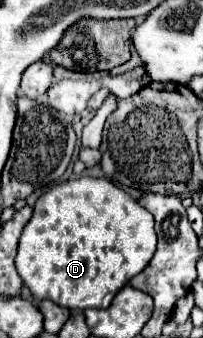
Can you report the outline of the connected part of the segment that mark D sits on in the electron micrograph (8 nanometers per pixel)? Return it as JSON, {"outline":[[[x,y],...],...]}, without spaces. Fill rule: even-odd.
{"outline":[[[82,175],[80,179],[54,185],[40,195],[34,205],[34,215],[20,237],[16,269],[38,301],[50,299],[60,307],[80,311],[88,307],[106,309],[114,295],[150,263],[154,251],[156,233],[152,215],[109,179]]]}

